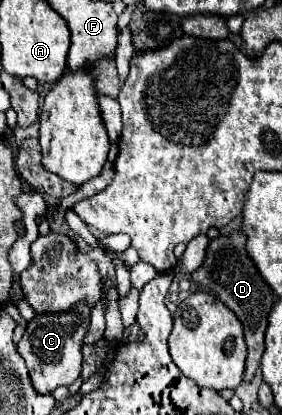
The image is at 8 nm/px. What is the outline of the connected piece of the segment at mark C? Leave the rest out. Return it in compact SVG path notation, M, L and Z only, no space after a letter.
M81 300L69 312L43 312L35 314L35 318L27 322L25 334L19 340L17 350L25 358L31 384L33 388L37 388L37 392L49 394L57 386L69 386L79 378L83 364L81 348L85 344L83 338L87 334L89 320L91 320L91 306L85 304L85 300Z

